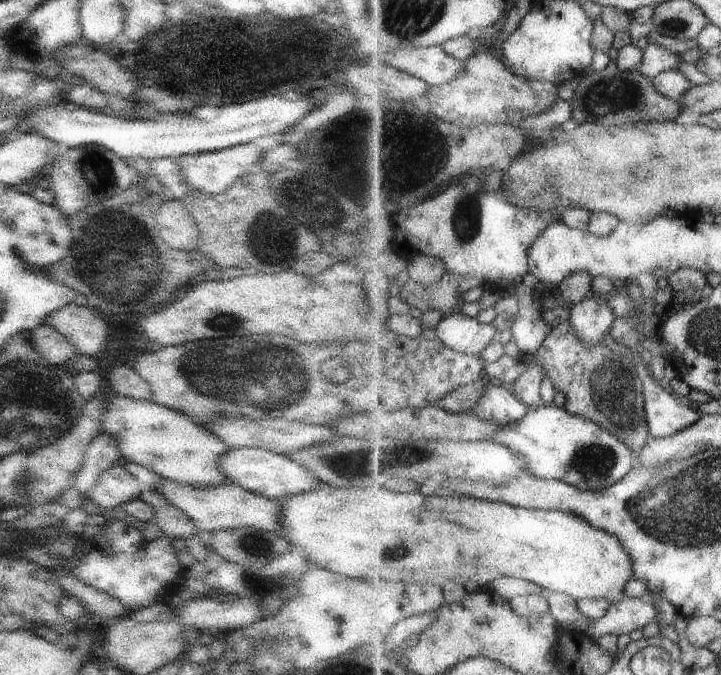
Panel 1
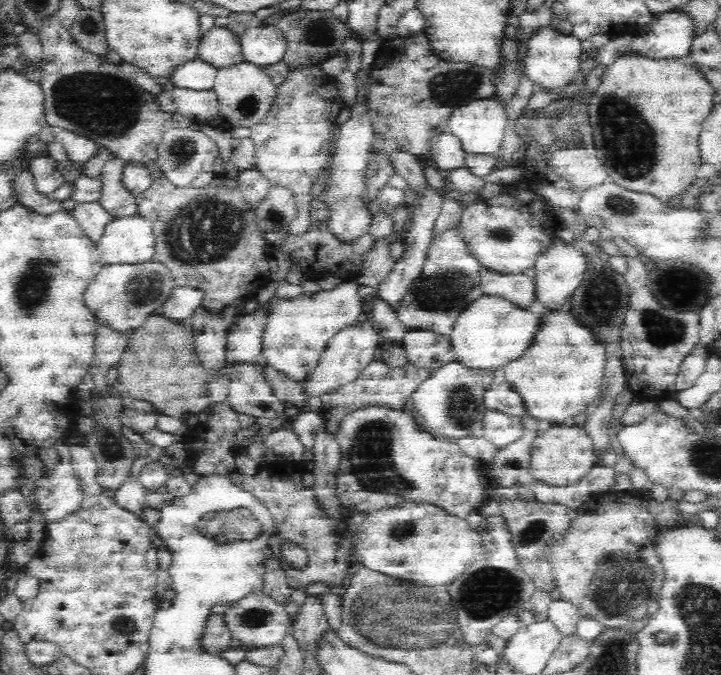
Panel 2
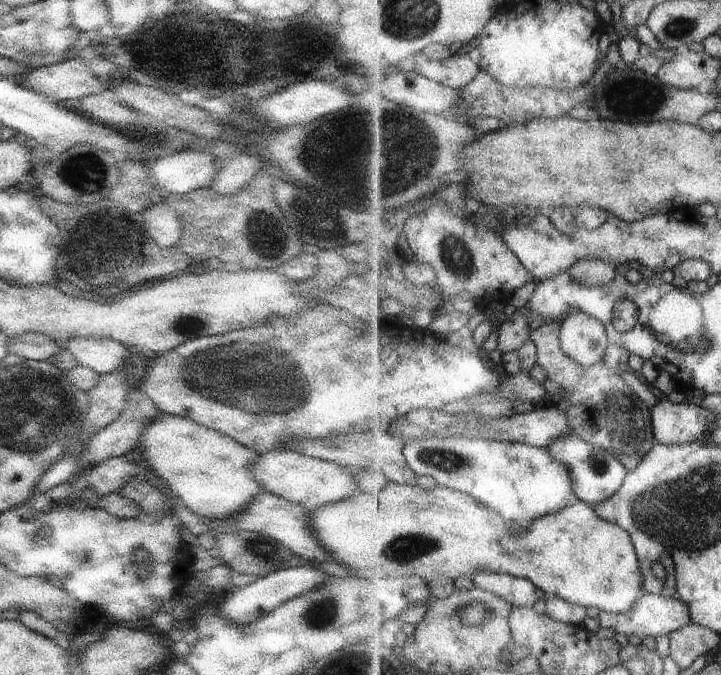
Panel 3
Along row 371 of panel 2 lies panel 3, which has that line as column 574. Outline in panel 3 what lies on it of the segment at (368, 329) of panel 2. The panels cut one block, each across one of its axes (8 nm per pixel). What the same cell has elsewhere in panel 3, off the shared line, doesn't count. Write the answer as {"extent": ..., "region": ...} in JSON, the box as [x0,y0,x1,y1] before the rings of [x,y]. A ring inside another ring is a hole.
{"extent":[560,312,609,369],"region":[[[577,312],[567,317],[561,324],[560,348],[566,356],[585,369],[604,360],[605,350],[609,348],[608,333],[606,327],[596,317],[591,317],[585,312]]]}

